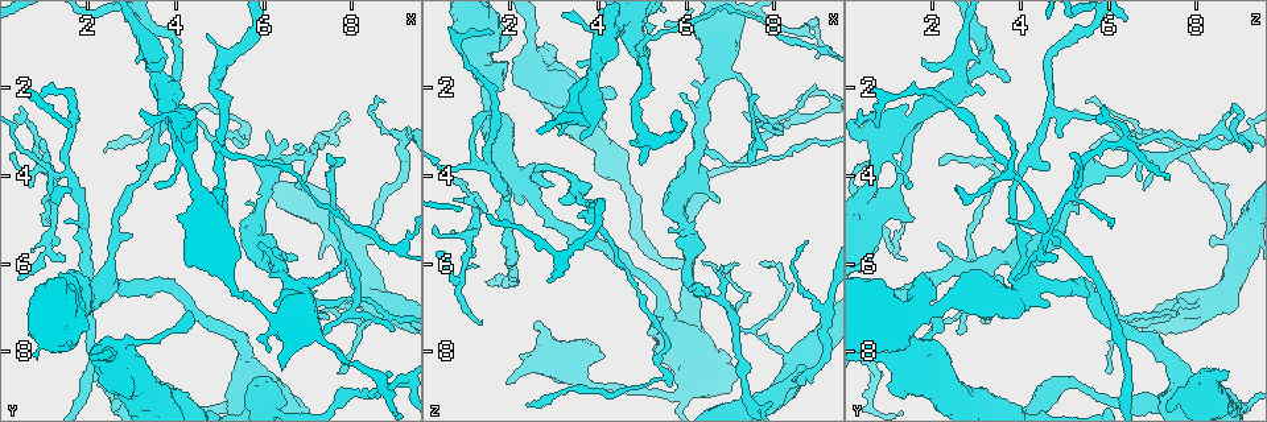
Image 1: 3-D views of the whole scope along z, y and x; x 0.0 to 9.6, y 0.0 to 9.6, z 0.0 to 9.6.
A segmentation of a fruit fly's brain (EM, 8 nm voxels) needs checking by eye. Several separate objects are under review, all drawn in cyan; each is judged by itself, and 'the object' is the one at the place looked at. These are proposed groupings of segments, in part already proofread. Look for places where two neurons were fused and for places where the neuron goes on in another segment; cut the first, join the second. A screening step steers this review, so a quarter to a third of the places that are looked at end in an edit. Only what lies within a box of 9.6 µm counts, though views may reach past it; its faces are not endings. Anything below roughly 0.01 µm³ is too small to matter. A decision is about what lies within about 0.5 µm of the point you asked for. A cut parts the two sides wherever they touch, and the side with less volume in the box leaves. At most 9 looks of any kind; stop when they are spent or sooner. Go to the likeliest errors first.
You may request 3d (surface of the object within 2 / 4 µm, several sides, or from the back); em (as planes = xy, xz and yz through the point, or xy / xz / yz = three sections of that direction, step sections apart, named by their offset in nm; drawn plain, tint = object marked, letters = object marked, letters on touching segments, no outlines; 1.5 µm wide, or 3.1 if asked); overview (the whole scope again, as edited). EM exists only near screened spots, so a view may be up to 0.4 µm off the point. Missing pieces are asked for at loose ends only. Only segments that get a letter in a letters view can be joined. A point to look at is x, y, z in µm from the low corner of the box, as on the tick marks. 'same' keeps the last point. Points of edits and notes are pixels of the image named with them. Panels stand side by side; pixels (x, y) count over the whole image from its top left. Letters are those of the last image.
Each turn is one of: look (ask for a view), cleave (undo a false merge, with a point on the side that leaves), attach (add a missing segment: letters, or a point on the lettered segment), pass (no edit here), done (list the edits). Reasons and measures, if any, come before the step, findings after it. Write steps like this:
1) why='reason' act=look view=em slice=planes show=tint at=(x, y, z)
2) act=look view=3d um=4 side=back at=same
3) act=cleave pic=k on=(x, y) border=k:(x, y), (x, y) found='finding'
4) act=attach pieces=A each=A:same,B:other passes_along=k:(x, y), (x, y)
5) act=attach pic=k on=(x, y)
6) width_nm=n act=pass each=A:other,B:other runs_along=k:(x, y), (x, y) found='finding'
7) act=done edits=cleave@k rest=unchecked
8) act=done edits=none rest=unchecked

why='thick turns thin' act=look view=3d um=2 side=back at=(5.00, 3.35, 1.35)

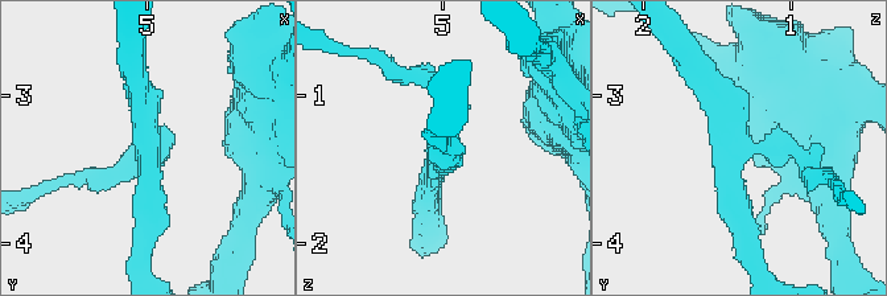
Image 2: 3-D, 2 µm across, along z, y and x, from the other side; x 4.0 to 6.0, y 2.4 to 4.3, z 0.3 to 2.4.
arms=3 act=look view=em slice=yz step=8 show=tint at=(5.00, 3.40, 1.38)

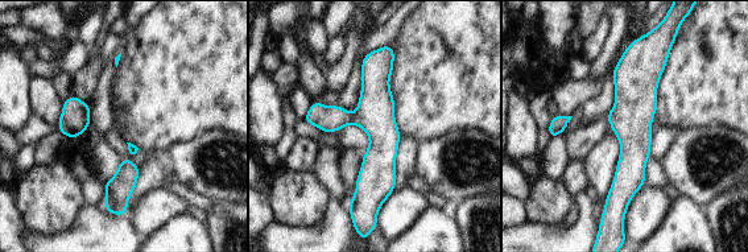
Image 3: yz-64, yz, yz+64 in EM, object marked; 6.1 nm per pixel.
act=look view=em slice=planes show=letters at=same

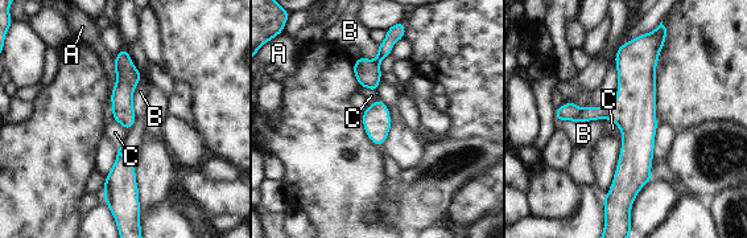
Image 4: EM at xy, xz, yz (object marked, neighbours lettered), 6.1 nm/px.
longest_contact=A:360nm act=pass each=A:other,B:other,C:other runs_along=4:(638, 41), (636, 158), (624, 200) found='all the same neuron'

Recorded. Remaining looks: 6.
why='sharp bend' act=look view=3d um=4 at=(5.00, 1.35, 3.15)

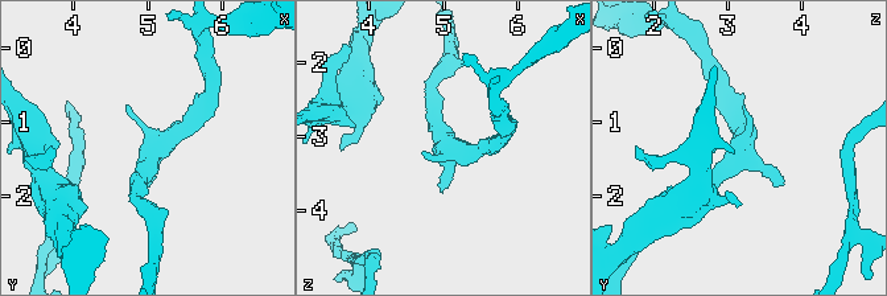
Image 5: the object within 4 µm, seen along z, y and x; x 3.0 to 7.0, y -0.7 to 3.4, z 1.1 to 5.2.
act=look view=em slice=planes show=letters at=(5.05, 1.40, 3.15)

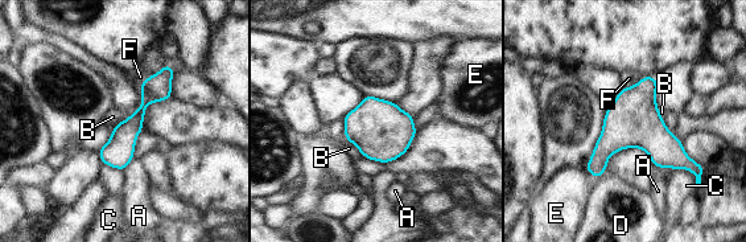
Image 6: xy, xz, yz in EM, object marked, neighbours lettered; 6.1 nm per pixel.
act=pass each=A:other,B:other,C:other,D:other,E:other,F:other found='continuous, no second neuron'

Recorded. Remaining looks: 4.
why='branch point' act=look view=em slice=planes show=letters at=(6.95, 3.60, 6.95)

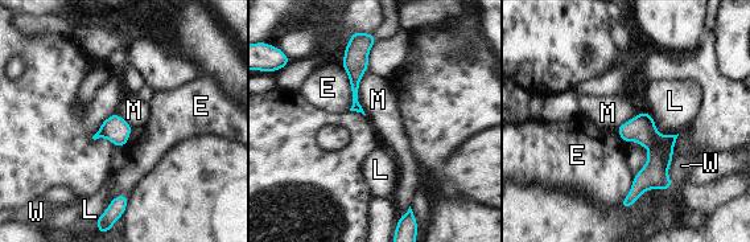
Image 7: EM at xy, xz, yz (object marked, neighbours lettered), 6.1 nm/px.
width_nm=160 act=pass each=E:other,L:other,M:other,W:other border=7:(341, 65), (349, 80), (350, 110) found='continuous, no second neuron'

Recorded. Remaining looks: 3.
act=look view=3d um=4 side=back at=(7.30, 7.60, 2.55)

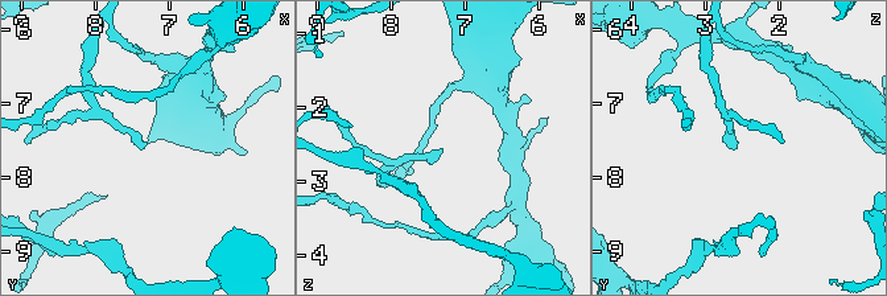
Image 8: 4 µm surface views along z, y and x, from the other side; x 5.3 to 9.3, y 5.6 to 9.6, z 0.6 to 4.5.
act=look view=em slice=xy step=8 show=plain at=(7.35, 7.55, 2.55)

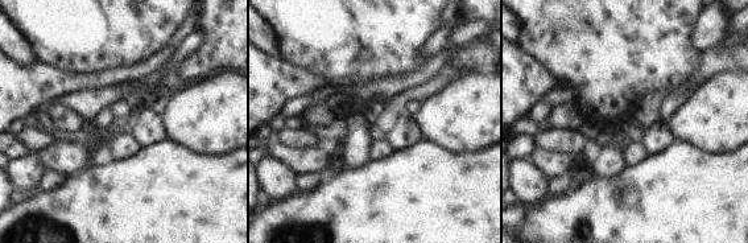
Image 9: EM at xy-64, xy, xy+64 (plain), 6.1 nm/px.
why='see the neighbours' act=look view=em slice=xy step=8 show=letters at=same

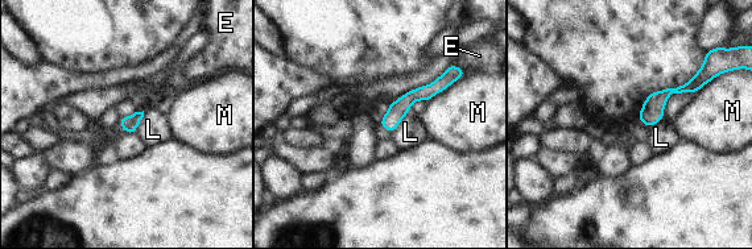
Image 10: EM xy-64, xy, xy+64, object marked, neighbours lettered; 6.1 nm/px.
longest_contact=M:260nm act=pass each=E:other,L:other,M:other runs_along=10:(446, 83), (414, 94), (384, 123) found='none of them fits'

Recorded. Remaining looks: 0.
act=done edits=none rest=unchecked

